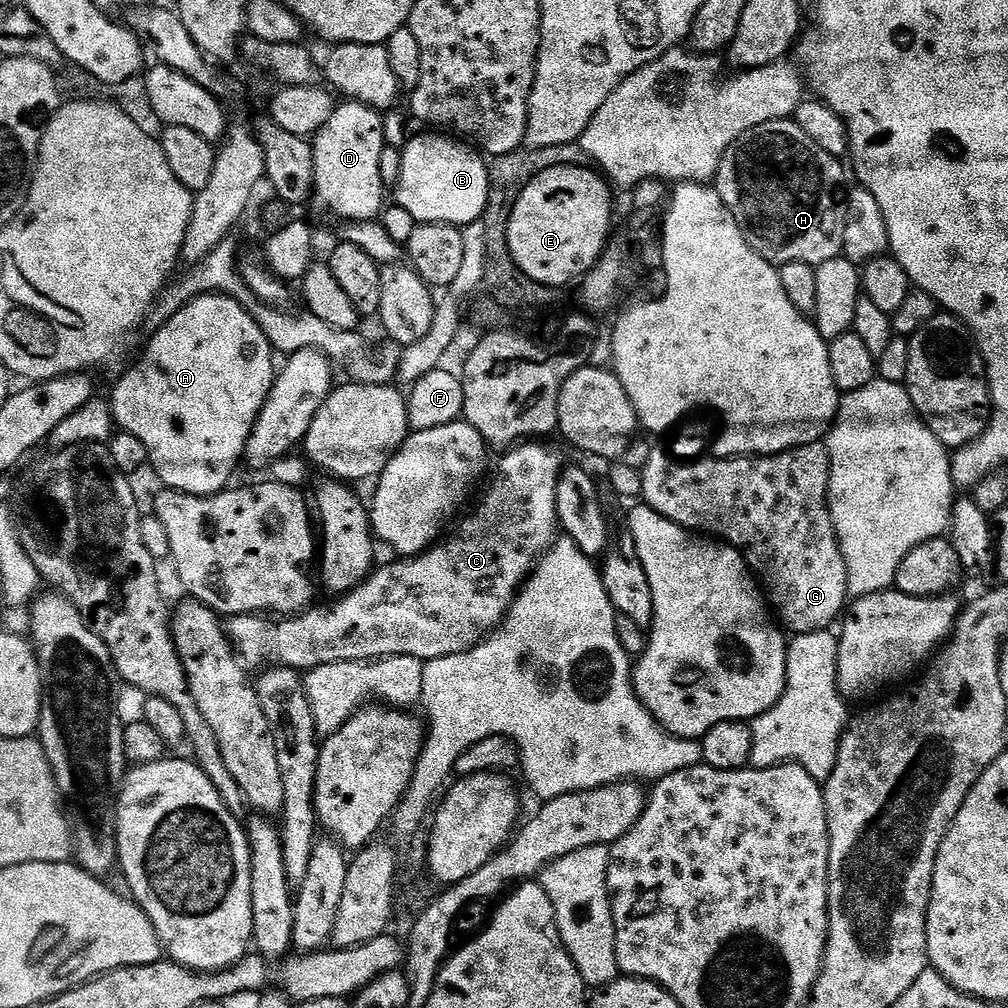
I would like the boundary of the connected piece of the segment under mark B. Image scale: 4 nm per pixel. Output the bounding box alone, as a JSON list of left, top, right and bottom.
[394,132,489,228]

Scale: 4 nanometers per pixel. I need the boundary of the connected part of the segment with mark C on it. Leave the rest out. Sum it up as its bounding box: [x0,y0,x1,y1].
[226,442,562,670]

